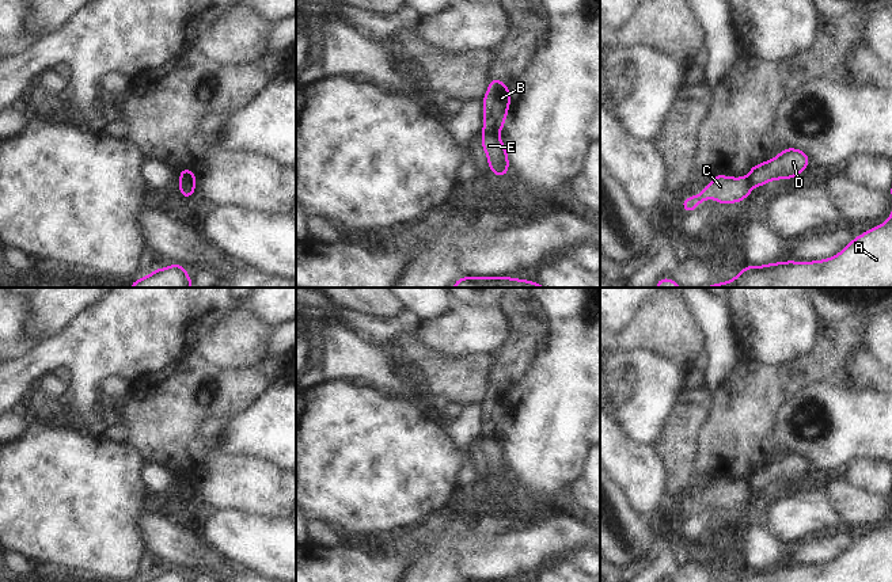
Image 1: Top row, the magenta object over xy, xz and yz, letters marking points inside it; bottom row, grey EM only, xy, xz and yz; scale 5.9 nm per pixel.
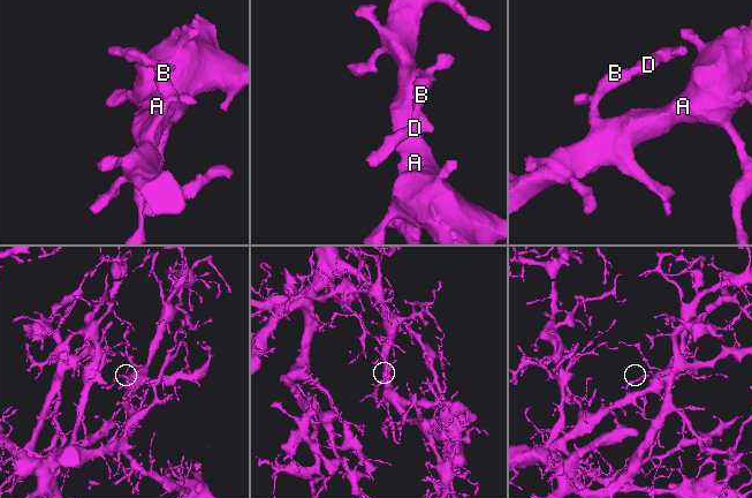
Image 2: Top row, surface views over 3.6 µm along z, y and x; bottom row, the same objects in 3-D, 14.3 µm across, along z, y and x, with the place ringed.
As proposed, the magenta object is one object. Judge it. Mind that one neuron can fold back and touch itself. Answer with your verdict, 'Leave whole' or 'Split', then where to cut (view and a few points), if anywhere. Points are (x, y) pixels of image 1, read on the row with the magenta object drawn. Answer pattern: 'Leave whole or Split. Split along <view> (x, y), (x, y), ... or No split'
Split. Split along xy (193, 179), (185, 179), (179, 183).

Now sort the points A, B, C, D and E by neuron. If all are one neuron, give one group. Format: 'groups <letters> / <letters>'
groups A B C / D E

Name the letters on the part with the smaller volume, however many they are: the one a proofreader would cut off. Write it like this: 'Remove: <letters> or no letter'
Remove: D, E

